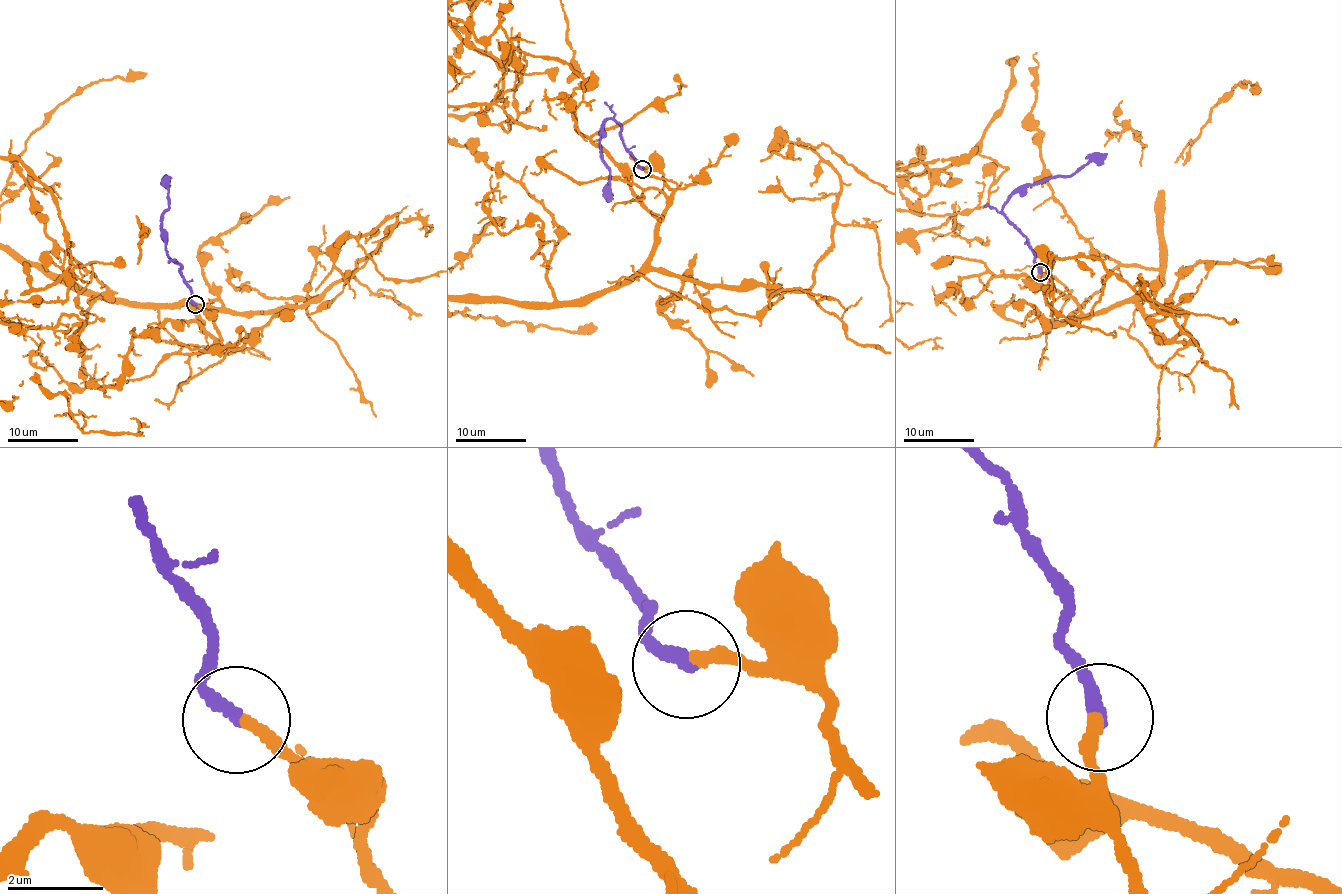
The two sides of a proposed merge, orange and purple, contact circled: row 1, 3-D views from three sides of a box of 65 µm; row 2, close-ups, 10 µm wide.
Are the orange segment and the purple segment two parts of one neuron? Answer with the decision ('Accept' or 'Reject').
Accept

